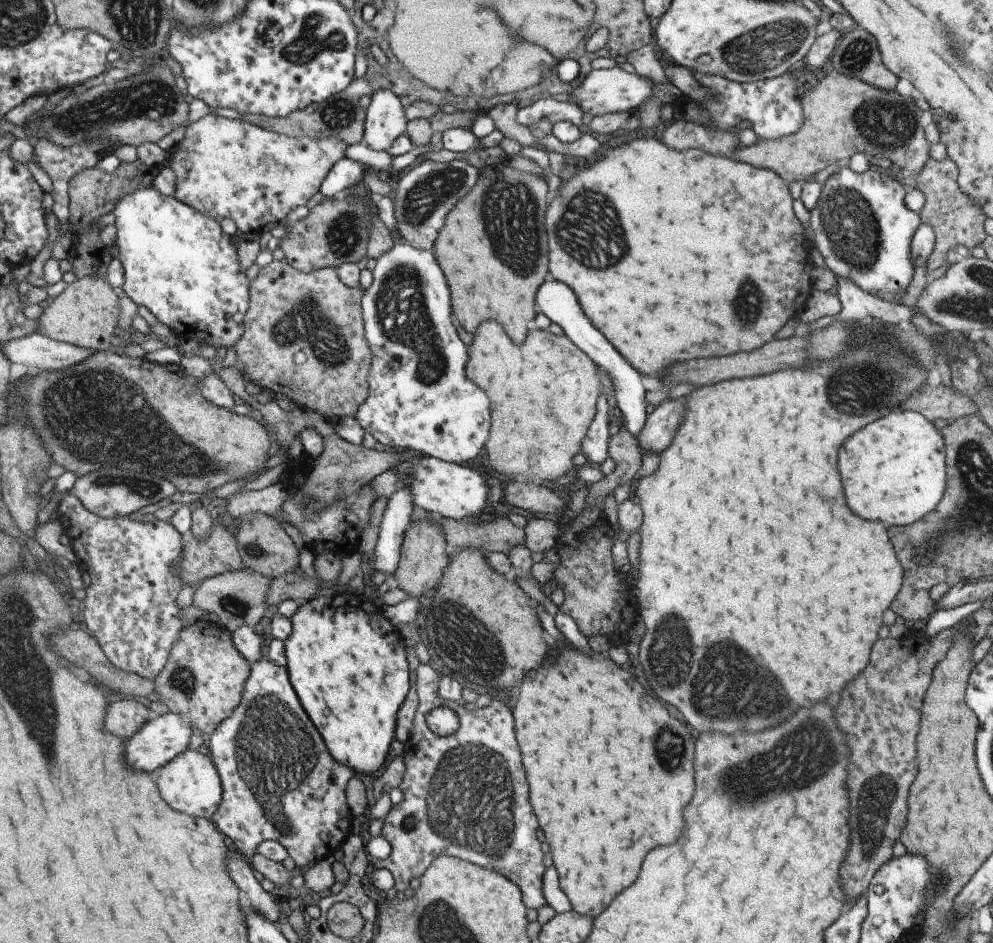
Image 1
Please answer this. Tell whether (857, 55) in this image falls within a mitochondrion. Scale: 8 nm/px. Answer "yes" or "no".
yes

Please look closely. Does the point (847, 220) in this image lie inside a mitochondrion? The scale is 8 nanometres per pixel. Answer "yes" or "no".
yes

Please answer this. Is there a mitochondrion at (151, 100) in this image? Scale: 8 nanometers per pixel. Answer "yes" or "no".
yes

